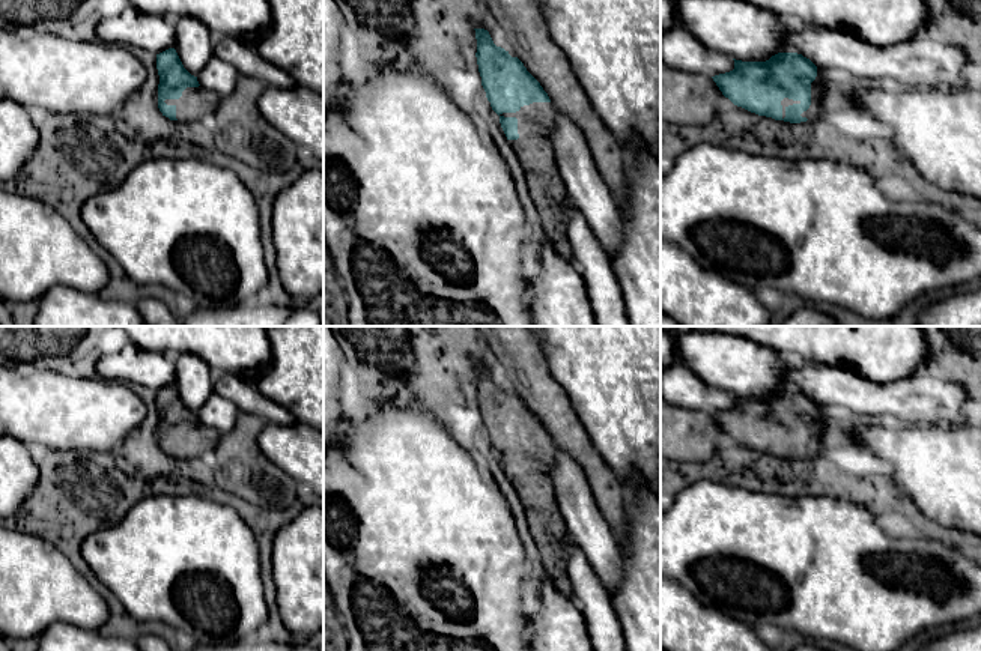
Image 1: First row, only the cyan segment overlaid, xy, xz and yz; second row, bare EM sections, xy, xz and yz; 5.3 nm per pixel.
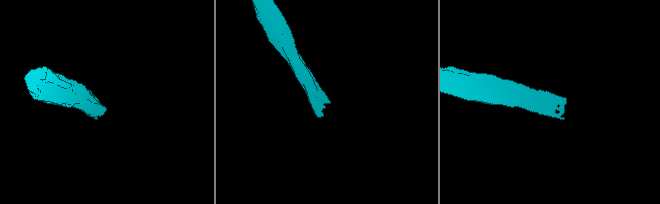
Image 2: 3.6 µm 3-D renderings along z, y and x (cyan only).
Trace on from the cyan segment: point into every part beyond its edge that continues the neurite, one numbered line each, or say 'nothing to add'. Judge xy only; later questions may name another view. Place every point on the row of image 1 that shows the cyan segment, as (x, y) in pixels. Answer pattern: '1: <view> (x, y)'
1: xy (197, 104)

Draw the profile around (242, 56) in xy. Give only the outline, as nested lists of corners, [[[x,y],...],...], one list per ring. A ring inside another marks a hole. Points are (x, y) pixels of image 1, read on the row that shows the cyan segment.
[[[230,35],[215,36],[214,56],[232,65],[239,75],[247,75],[263,81],[275,89],[292,89],[295,80],[281,68],[268,62],[254,47]]]

